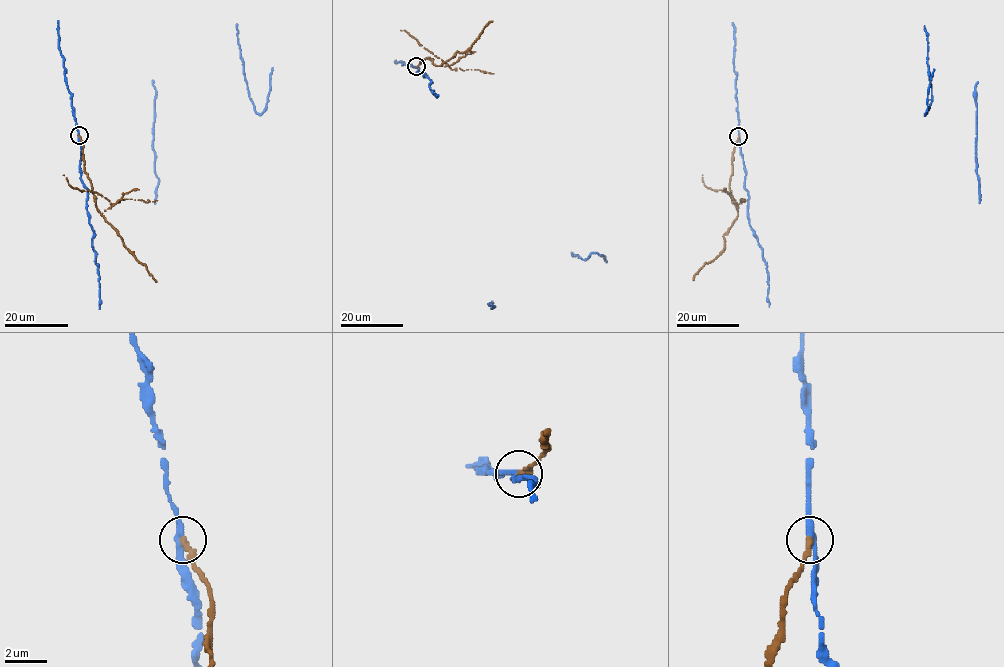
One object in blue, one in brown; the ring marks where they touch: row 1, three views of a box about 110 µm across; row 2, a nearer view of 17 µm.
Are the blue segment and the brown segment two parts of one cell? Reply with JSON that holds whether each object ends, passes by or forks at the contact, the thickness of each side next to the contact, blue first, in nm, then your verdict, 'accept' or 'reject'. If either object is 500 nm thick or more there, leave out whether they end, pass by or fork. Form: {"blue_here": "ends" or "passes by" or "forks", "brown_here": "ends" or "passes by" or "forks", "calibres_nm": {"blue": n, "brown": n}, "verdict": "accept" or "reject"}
{"blue_here": "passes by", "brown_here": "ends", "calibres_nm": {"blue": 300, "brown": 340}, "verdict": "reject"}

